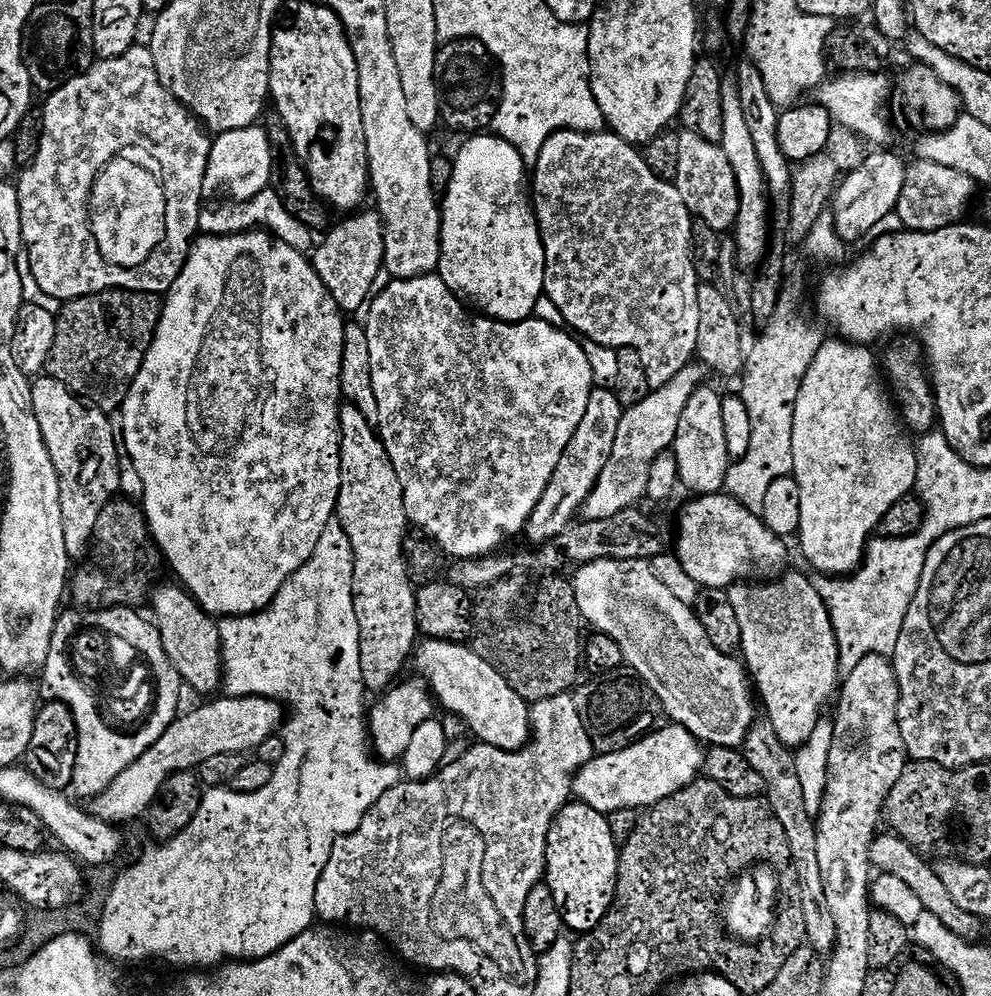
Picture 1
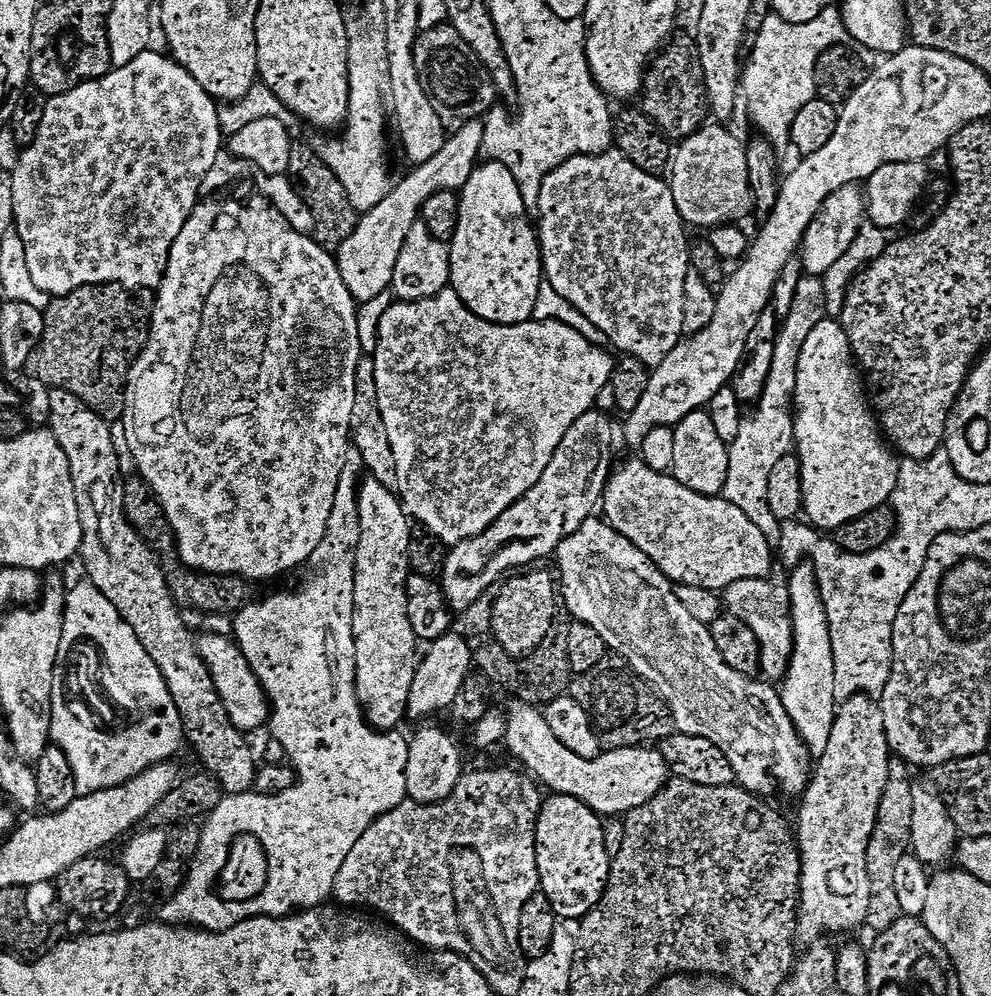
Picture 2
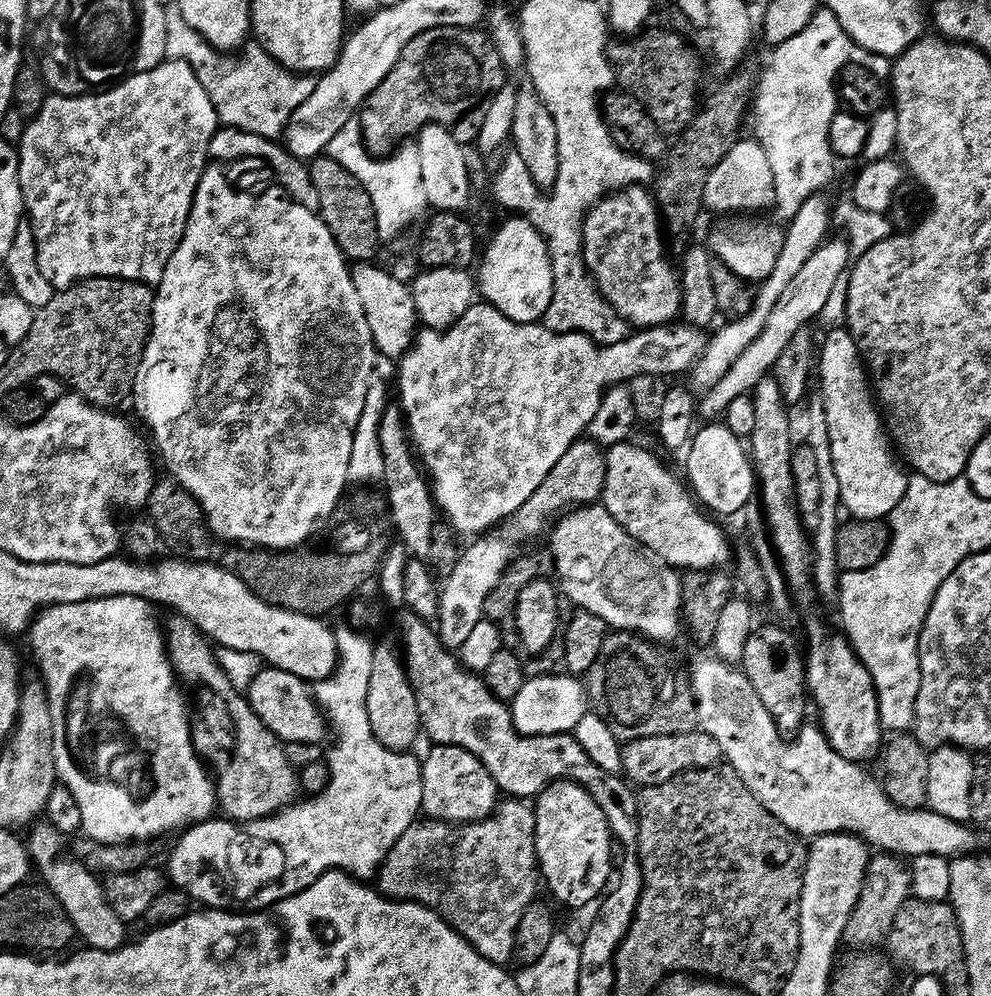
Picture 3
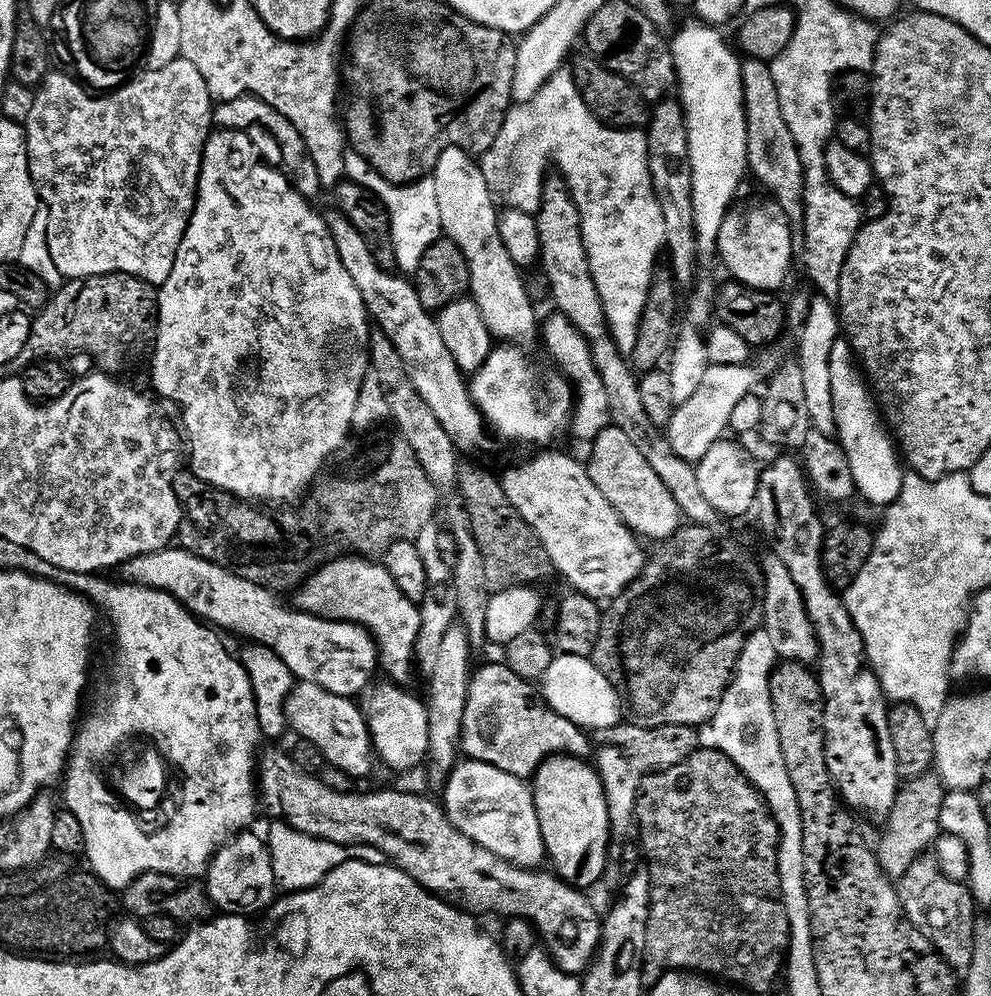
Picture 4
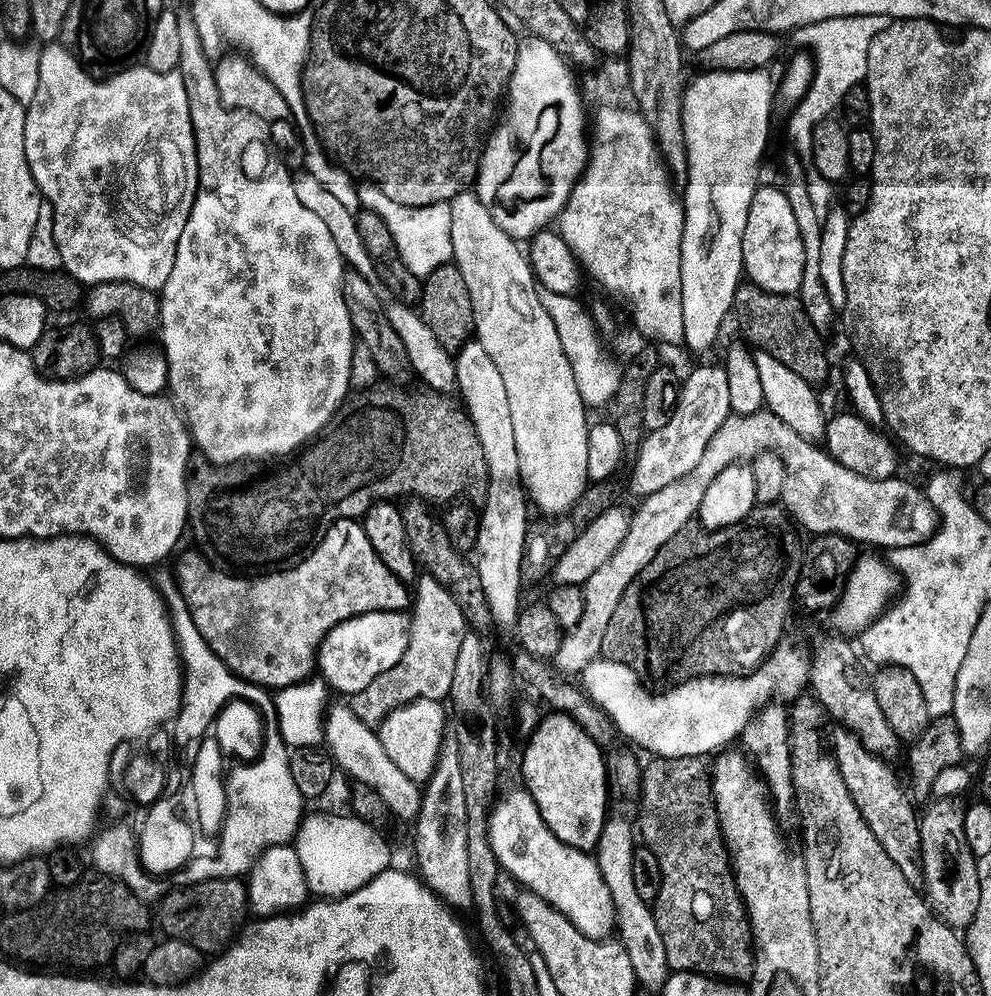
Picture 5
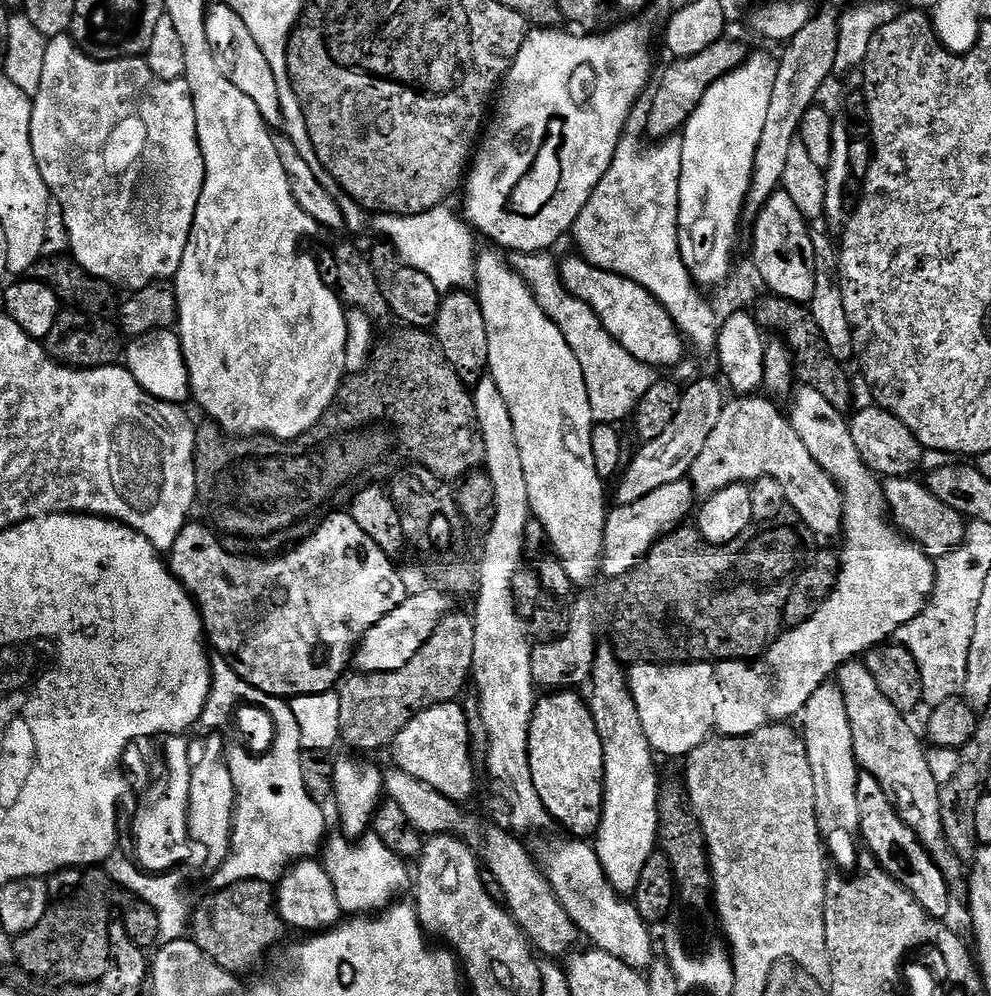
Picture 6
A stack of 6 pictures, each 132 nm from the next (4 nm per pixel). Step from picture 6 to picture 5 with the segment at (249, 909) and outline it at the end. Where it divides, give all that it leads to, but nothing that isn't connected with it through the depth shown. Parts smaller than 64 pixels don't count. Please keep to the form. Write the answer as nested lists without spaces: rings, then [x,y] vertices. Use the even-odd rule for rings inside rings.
[[[233,878],[230,880],[208,879],[204,883],[196,884],[192,887],[173,888],[172,891],[163,893],[158,903],[155,905],[155,908],[156,907],[157,908],[156,908],[156,912],[154,908],[154,920],[155,920],[155,923],[156,923],[156,920],[158,923],[160,923],[160,928],[162,931],[165,932],[164,936],[167,937],[167,939],[181,940],[184,943],[188,943],[190,946],[196,947],[201,954],[207,954],[208,951],[212,951],[212,954],[219,954],[223,952],[225,948],[229,947],[229,945],[233,943],[234,937],[237,935],[237,932],[238,932],[238,927],[236,928],[236,923],[238,923],[239,920],[243,918],[244,912],[246,916],[247,905],[248,905],[247,889],[239,879],[236,879],[236,878]]]

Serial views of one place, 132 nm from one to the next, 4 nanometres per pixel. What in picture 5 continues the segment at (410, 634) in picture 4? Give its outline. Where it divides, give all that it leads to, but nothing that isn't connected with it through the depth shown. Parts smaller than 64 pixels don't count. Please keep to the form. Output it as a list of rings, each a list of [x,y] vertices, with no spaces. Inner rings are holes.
[[[360,522],[336,524],[315,552],[285,571],[255,578],[229,574],[220,582],[220,600],[208,598],[208,584],[194,574],[178,574],[178,587],[210,650],[234,675],[265,690],[307,681],[317,671],[320,644],[340,624],[375,612],[404,614],[410,608],[409,585],[386,570]]]

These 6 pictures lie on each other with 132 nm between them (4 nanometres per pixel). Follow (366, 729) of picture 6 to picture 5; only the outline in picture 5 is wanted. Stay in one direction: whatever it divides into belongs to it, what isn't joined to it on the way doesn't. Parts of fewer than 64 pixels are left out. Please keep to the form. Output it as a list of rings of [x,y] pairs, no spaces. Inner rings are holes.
[[[431,574],[421,575],[414,588],[414,607],[410,612],[409,645],[405,657],[398,666],[374,679],[366,690],[351,697],[352,712],[358,714],[362,722],[379,726],[402,706],[410,706],[419,700],[447,701],[454,686],[459,647],[469,626],[462,606],[458,606],[452,591]]]

